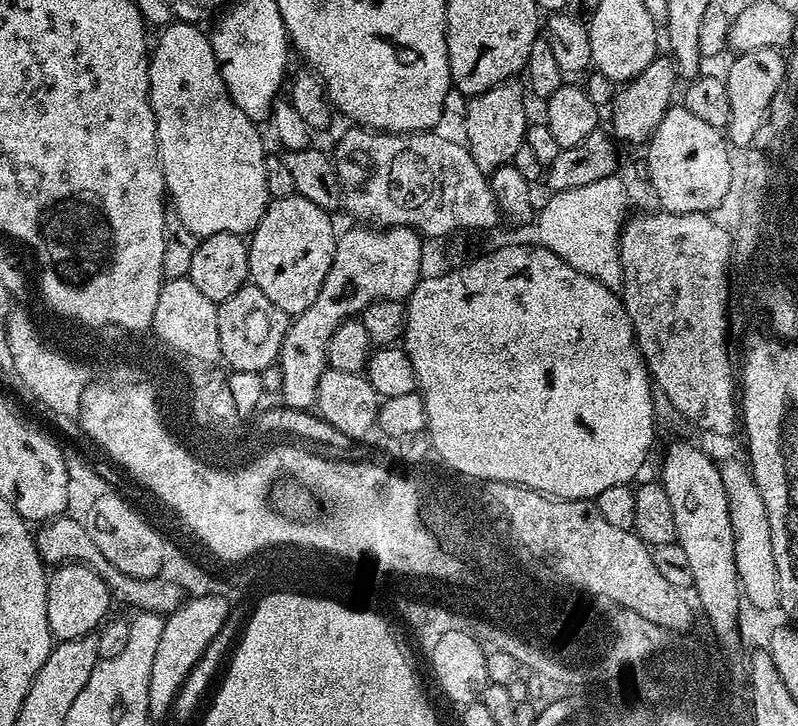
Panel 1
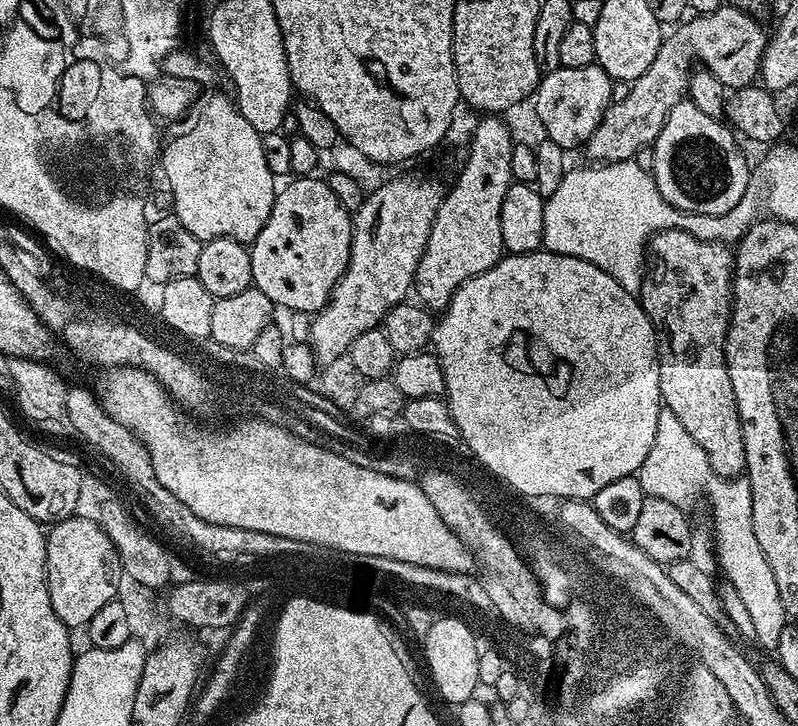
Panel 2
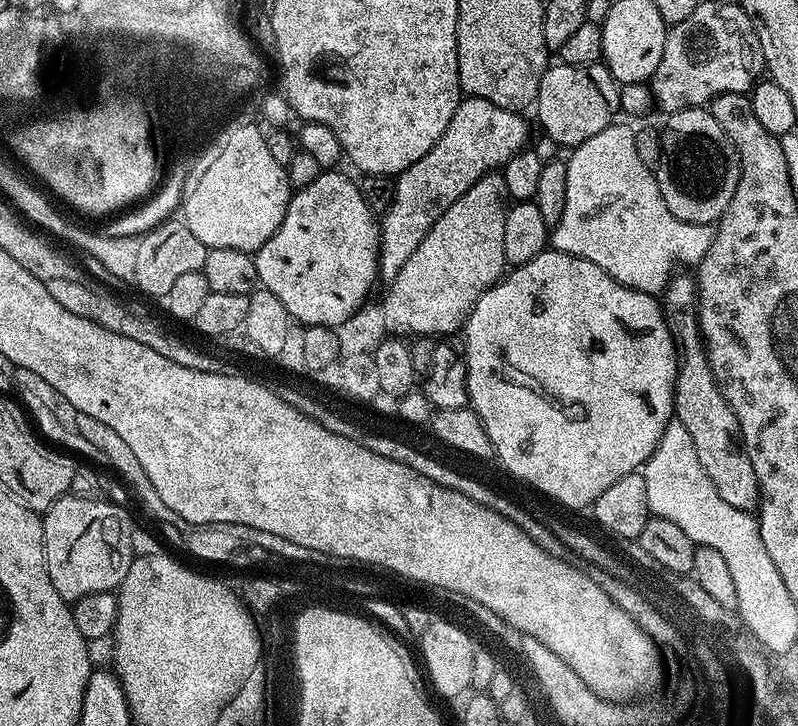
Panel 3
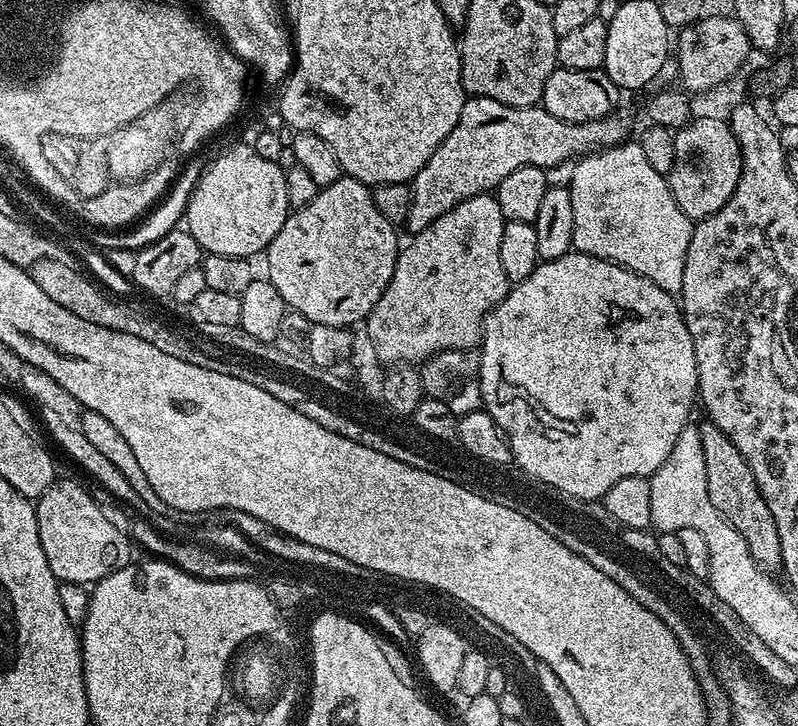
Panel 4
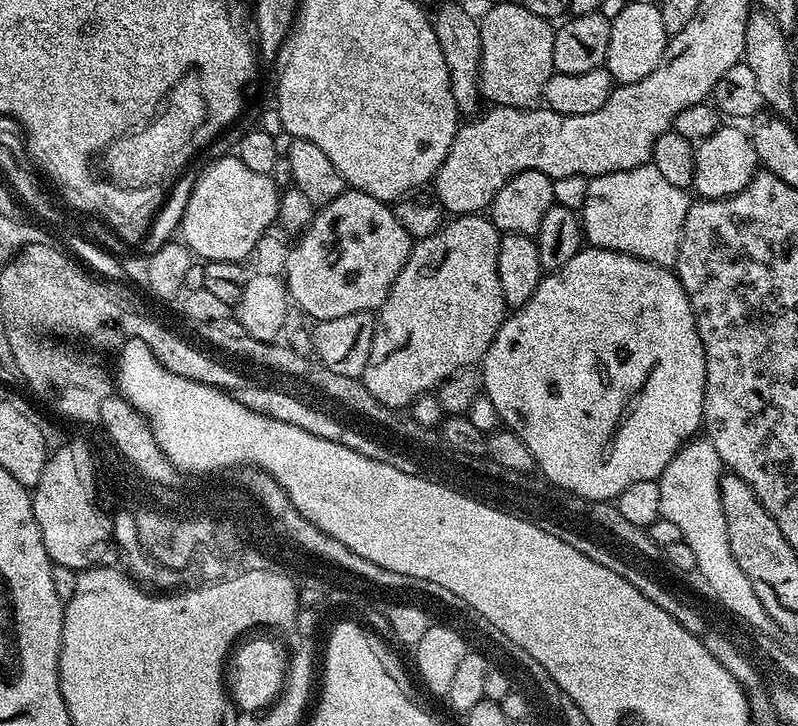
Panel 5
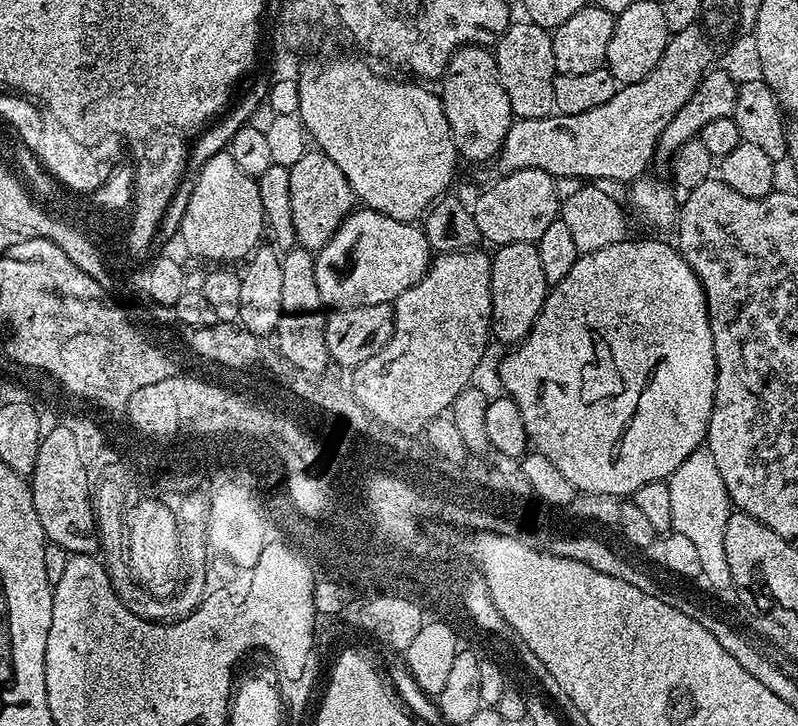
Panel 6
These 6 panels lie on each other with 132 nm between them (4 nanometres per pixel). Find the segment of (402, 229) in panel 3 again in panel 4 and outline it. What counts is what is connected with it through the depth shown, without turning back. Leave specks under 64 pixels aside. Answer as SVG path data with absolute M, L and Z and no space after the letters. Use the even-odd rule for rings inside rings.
M473 96L465 99L462 106L462 114L458 118L458 126L450 130L450 134L430 154L430 162L418 170L418 174L410 181L412 189L412 201L408 211L408 222L406 225L409 233L415 234L426 230L430 222L442 218L446 210L458 206L458 202L466 202L466 198L474 198L483 192L491 193L502 182L502 178L514 174L522 166L538 166L542 169L558 166L567 160L575 161L589 152L599 152L602 148L613 148L615 144L625 143L624 124L618 118L619 115L603 116L594 122L582 122L571 124L562 122L562 118L554 118L542 106L534 108L515 108L506 106L502 102L494 102L494 98L485 96Z

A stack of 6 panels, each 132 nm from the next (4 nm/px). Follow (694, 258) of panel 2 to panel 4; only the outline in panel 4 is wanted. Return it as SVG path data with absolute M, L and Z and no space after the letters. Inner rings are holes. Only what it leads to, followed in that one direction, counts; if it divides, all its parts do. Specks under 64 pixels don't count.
M711 422L699 425L702 438L702 458L706 458L706 490L710 490L710 502L714 502L714 510L722 514L722 518L750 546L750 554L754 562L765 572L775 573L782 565L782 542L778 542L778 526L774 523L774 514L770 514L770 506L766 506L766 498L762 498L762 490L758 490L758 482L754 482L754 474L750 474L750 466L746 466L746 458L738 454L738 446L730 442L722 430Z

